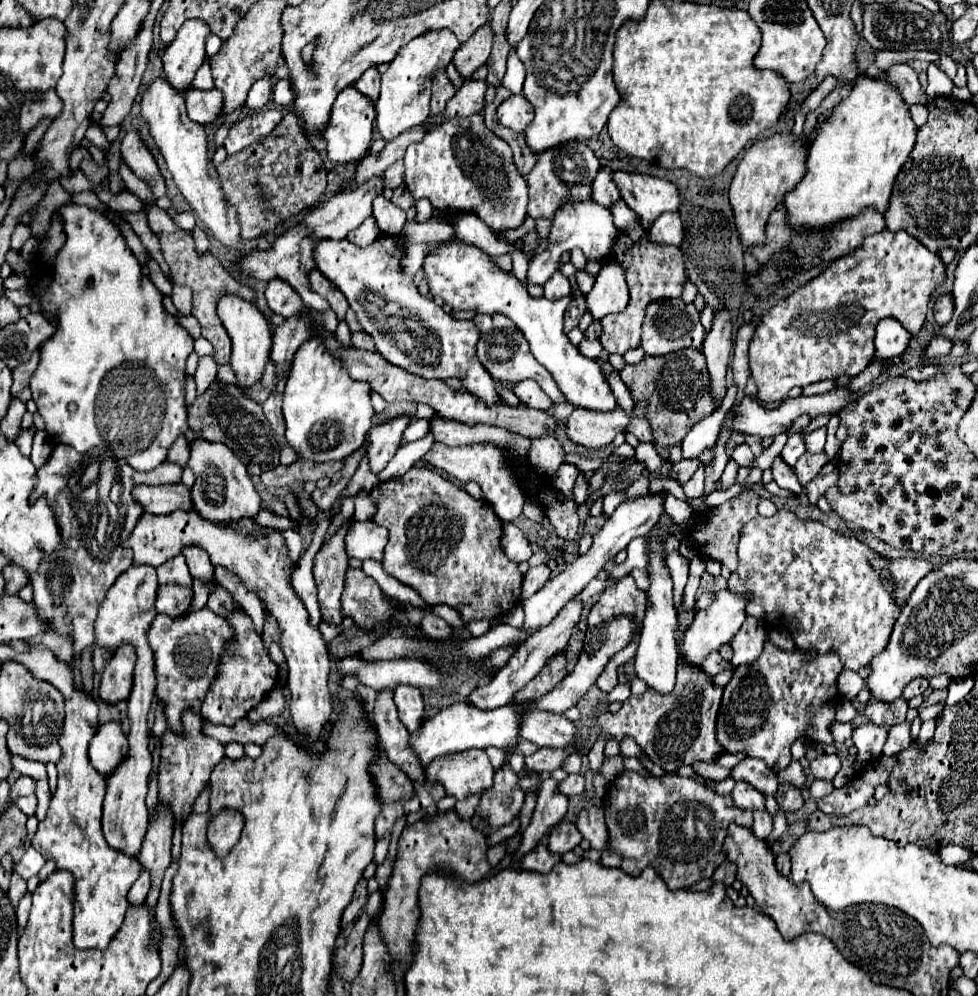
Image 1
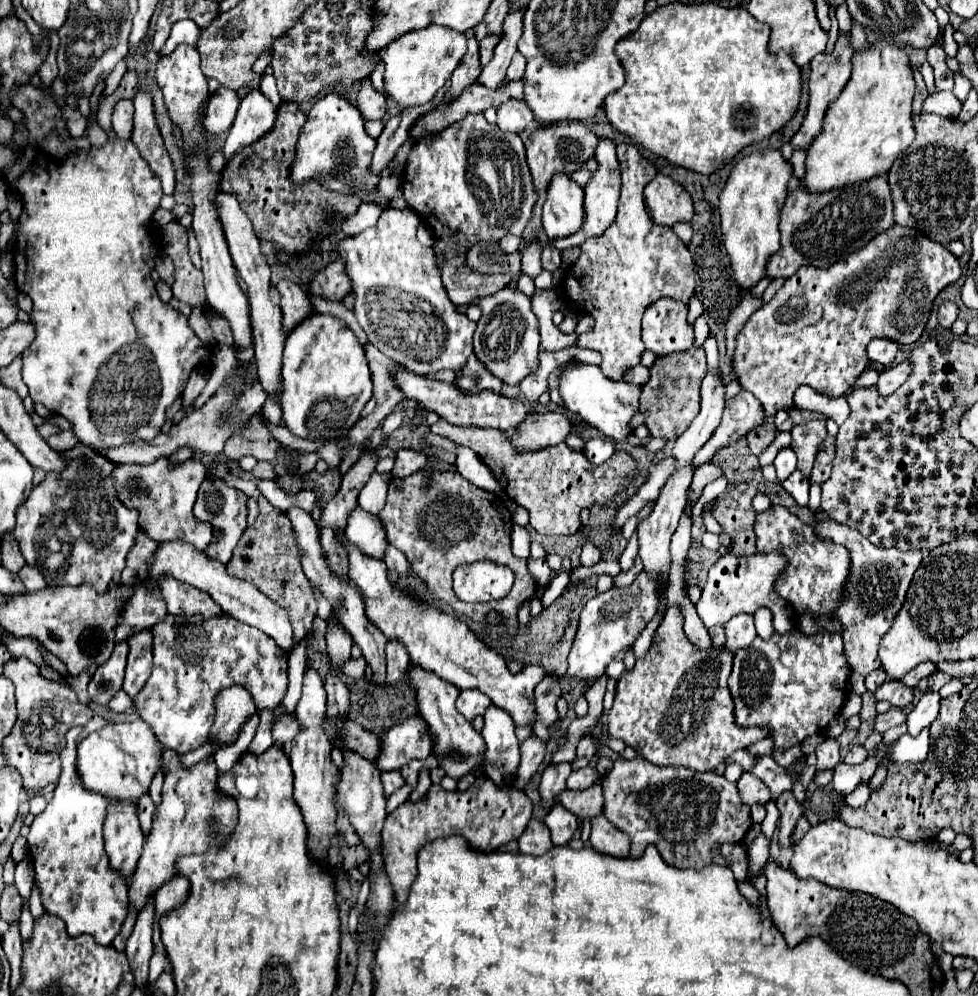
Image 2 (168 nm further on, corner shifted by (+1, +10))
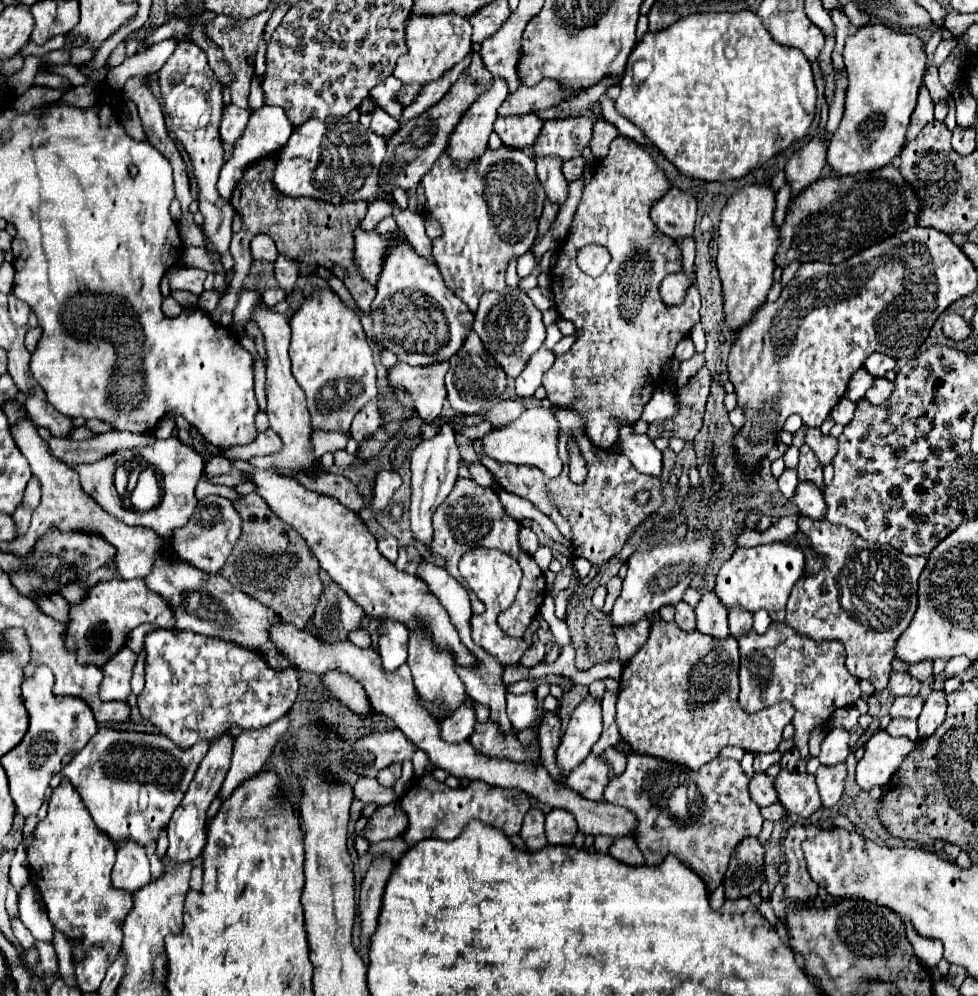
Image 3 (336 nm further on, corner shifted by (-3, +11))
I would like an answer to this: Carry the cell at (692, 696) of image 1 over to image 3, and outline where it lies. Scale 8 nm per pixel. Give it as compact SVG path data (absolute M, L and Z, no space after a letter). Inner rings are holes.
M654 621L648 641L624 665L616 703L616 725L624 741L634 753L674 761L688 769L700 769L704 763L718 757L726 745L742 747L750 753L776 751L782 741L782 729L792 721L792 705L780 703L760 713L748 715L738 705L738 643L734 637L714 639L698 631L686 633L674 621Z

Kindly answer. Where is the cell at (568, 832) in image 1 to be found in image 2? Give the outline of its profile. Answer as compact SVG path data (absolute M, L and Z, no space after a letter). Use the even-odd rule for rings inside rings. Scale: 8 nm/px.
M556 804L544 818L546 826L550 828L550 838L554 846L566 846L578 828L578 818L564 810L564 806Z

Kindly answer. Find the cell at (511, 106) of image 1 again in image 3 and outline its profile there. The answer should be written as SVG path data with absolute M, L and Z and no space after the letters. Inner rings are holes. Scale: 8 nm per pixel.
M536 113L498 117L494 125L494 131L500 135L502 143L518 149L532 147L540 129L542 129L542 119Z

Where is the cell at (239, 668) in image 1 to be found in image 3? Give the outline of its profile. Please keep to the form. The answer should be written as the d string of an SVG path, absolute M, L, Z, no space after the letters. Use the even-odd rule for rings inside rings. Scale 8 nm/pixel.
M224 733L220 737L216 737L210 743L210 749L206 753L206 757L202 759L202 763L198 765L198 771L190 783L188 793L184 795L184 801L180 803L180 807L174 811L170 823L168 823L168 839L170 839L170 847L166 851L166 855L180 863L180 861L194 861L196 857L200 857L200 849L204 847L204 829L206 829L206 811L212 803L212 799L218 795L222 781L228 773L230 767L230 759L232 759L232 749L234 749L234 737L230 733Z

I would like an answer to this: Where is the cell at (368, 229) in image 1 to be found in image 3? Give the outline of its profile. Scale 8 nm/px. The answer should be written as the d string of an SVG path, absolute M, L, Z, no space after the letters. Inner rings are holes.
M376 201L376 203L370 203L370 207L368 207L368 213L366 213L366 217L364 217L364 221L362 221L362 229L364 231L372 231L384 217L388 217L392 213L392 209L390 209L390 205L386 203L386 201Z

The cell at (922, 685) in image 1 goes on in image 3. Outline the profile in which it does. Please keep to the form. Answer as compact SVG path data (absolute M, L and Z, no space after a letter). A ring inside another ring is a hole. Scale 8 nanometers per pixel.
M922 661L922 663L916 663L914 667L910 665L908 667L908 673L912 677L916 677L918 681L926 681L932 677L932 661Z

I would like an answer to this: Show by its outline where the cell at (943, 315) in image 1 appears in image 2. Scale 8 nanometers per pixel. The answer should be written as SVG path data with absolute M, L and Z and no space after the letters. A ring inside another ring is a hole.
M944 302L944 304L940 306L940 312L938 312L938 322L940 322L940 326L946 328L946 330L950 330L952 324L956 322L956 318L958 318L958 306L956 306L954 302Z

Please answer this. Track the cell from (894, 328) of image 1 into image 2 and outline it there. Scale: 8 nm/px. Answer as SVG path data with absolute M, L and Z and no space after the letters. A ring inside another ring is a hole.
M872 340L868 344L868 358L882 366L890 366L896 358L896 352L898 352L898 344L892 340Z

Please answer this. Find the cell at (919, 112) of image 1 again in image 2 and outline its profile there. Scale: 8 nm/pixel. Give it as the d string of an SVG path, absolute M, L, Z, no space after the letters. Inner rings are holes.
M938 92L930 94L924 102L924 112L934 112L944 118L958 118L962 102L952 92Z

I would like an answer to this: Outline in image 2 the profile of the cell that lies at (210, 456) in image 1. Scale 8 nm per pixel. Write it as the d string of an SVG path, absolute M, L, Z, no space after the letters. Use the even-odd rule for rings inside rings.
M204 480L204 484L200 486L198 500L194 504L194 516L196 516L196 520L212 524L214 532L218 532L218 536L214 536L212 542L208 544L206 554L212 560L228 564L228 560L232 558L234 546L238 544L242 532L246 530L246 494L236 490L236 488L226 486L224 482L208 482L208 480Z

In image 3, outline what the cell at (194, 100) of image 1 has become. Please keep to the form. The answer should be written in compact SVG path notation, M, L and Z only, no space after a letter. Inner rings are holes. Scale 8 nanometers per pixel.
M234 103L226 105L224 113L222 113L222 123L220 123L222 141L234 145L236 137L240 137L240 133L242 133L242 127L248 123L248 117L250 117L248 109L240 109Z

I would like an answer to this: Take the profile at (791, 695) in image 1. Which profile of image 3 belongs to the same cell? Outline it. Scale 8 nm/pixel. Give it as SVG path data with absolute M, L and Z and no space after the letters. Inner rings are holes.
M772 623L764 635L756 631L738 639L740 645L740 707L758 713L774 703L788 701L794 707L794 743L804 759L814 727L824 725L840 707L860 699L858 679L844 665L842 641L814 641L796 633L786 623Z

